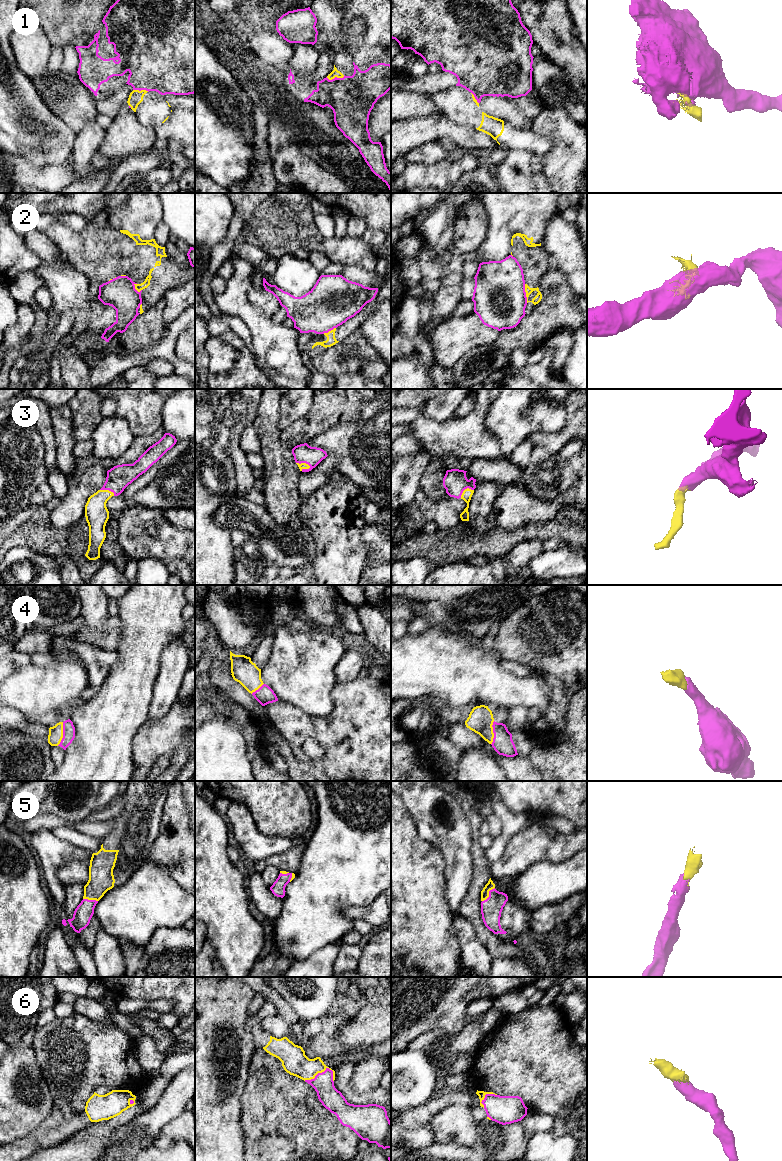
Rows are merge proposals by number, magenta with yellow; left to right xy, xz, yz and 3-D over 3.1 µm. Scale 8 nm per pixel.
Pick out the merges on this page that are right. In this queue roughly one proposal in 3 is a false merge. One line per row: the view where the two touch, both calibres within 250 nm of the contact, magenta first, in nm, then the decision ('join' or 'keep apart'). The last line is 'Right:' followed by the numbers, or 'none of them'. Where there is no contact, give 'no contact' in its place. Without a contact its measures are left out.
1: contact in xz; calibres 360 and 60 nm; keep apart
2: contact in yz; calibres 420 and 60 nm; keep apart
3: contact in xz; calibres 160 and 50 nm; join
4: contact in xy; calibres 100 and 120 nm; join
5: contact in yz; calibres 170 and 70 nm; join
6: contact in xz; calibres 170 and 200 nm; join
Right: 3, 4, 5, 6

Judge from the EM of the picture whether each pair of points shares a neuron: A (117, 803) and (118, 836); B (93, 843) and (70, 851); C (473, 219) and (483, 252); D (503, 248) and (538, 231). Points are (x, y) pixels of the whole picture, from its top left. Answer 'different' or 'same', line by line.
A: different
B: different
C: different
D: same

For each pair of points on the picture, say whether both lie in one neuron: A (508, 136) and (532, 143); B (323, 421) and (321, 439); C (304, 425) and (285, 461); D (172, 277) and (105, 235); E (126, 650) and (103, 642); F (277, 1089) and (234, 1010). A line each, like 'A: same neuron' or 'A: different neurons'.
A: same neuron
B: different neurons
C: different neurons
D: same neuron
E: different neurons
F: different neurons

